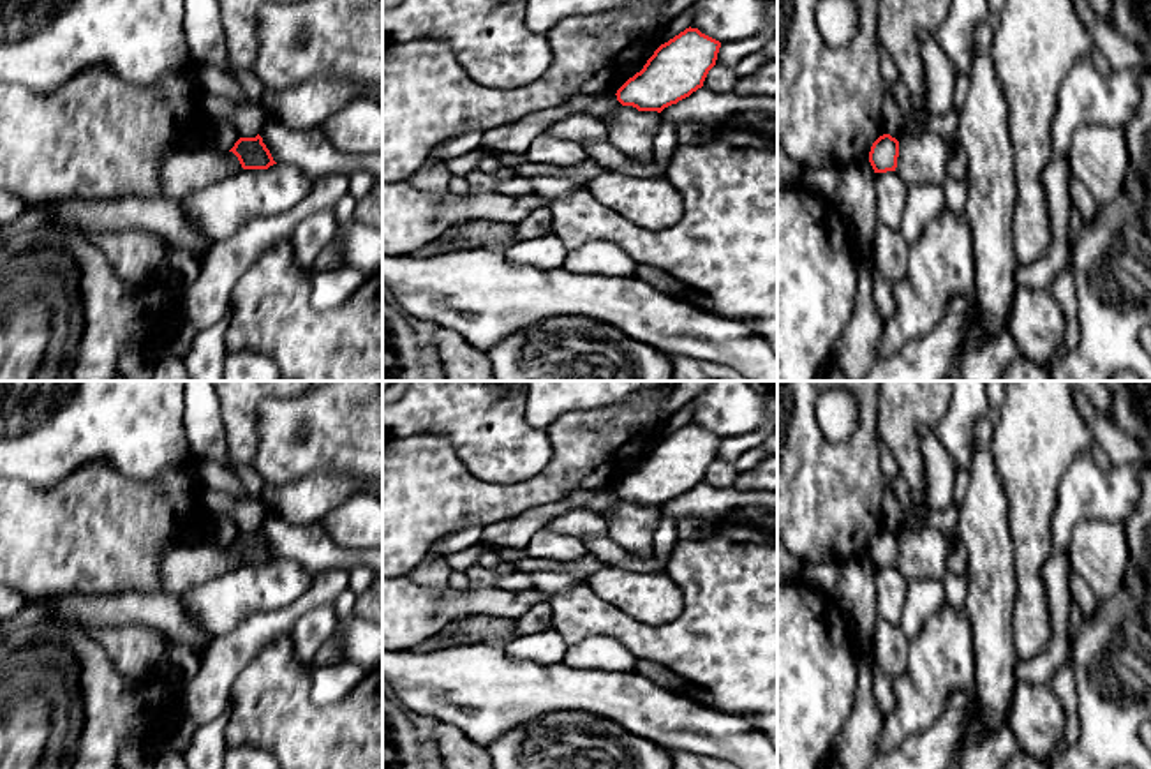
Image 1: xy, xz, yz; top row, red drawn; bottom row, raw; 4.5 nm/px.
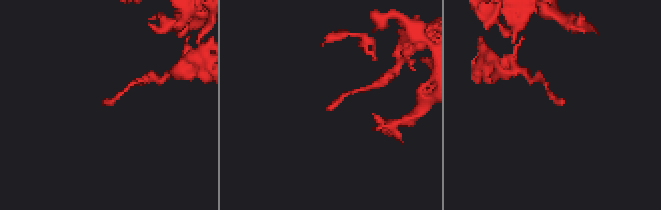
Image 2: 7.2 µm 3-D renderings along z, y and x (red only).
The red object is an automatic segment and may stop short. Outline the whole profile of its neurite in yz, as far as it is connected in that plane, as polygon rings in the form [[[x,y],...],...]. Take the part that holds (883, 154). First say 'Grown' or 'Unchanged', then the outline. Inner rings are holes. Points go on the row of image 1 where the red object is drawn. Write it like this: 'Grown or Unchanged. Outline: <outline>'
Unchanged. Outline: [[[890,134],[880,136],[869,152],[869,162],[874,173],[895,171],[899,157],[899,141]]]

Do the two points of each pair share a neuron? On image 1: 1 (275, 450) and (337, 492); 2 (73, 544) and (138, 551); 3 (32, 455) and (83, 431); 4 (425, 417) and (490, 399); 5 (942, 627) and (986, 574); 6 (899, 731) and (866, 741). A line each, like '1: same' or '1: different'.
1: different
2: same
3: same
4: same
5: different
6: different

